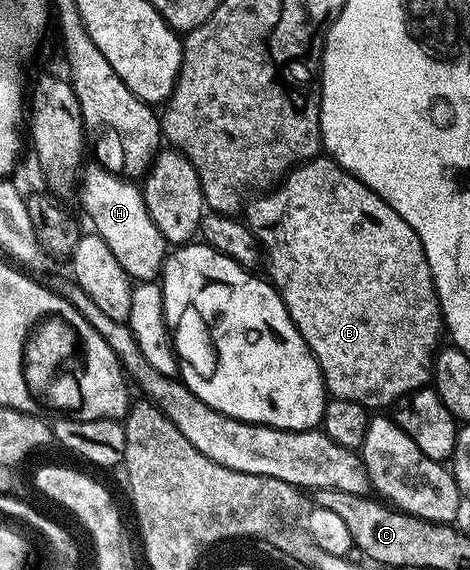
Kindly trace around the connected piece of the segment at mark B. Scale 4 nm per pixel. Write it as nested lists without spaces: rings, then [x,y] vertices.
[[[318,156],[293,167],[288,174],[280,179],[276,188],[268,192],[261,192],[258,198],[250,197],[243,206],[243,221],[249,231],[255,236],[260,253],[263,255],[264,273],[268,281],[277,290],[277,295],[283,300],[295,328],[303,336],[307,348],[315,356],[325,381],[325,389],[334,398],[355,400],[355,404],[365,407],[370,412],[377,412],[380,406],[392,407],[401,398],[413,393],[415,390],[424,390],[430,385],[433,377],[433,360],[442,345],[443,319],[441,305],[437,299],[437,289],[431,276],[431,268],[427,264],[427,256],[423,252],[423,244],[419,236],[415,236],[415,228],[391,208],[378,194],[371,192],[367,184],[363,184],[349,174],[329,156]]]

